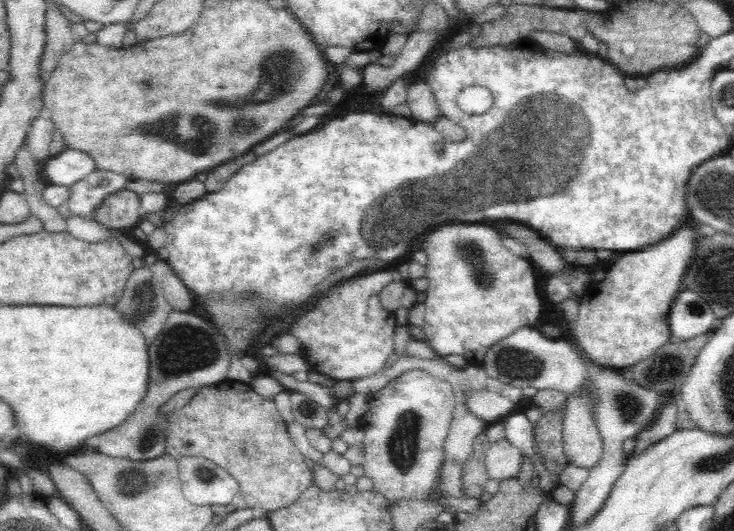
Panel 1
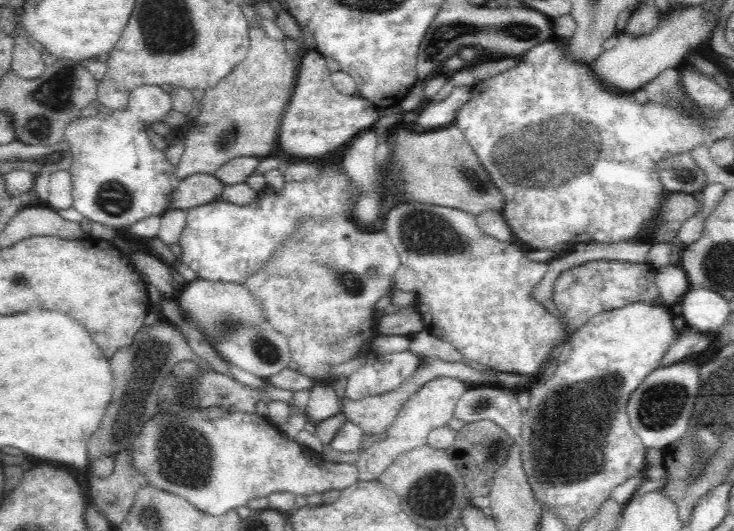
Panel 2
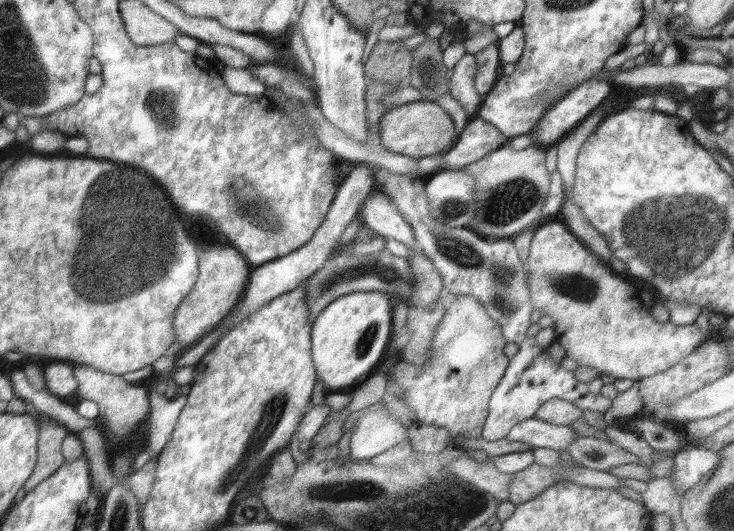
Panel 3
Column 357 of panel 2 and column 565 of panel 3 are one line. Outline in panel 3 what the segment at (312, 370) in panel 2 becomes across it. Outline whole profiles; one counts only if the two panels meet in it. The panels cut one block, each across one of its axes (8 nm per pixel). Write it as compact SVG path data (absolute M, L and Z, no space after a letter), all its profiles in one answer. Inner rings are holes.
M546 222L539 227L533 237L529 256L523 263L523 268L530 290L532 307L540 311L542 316L552 317L556 339L564 346L565 356L575 360L578 365L592 366L601 374L637 382L660 374L684 360L701 345L702 338L707 340L707 338L715 337L713 328L710 334L706 334L696 323L676 326L670 321L656 321L651 315L650 310L653 307L650 303L664 301L662 296L658 296L657 288L630 276L627 270L616 272L610 263L606 264L595 257L593 252L583 245L563 222Z

